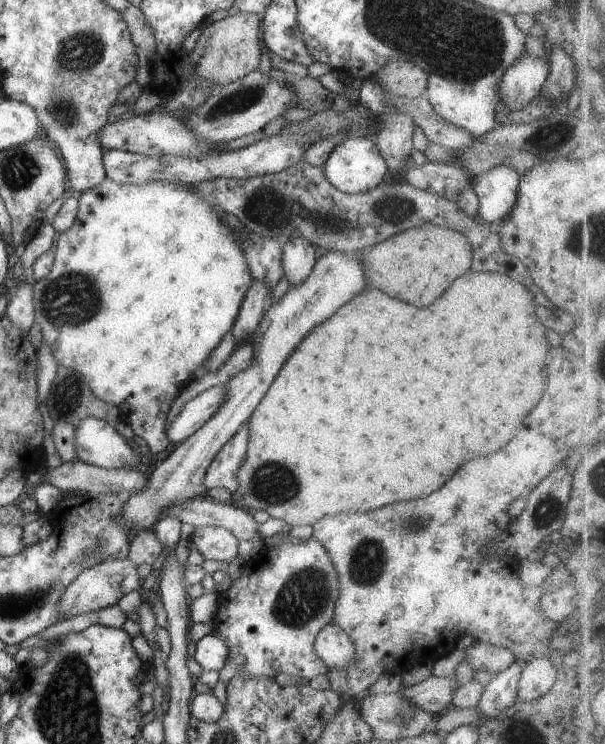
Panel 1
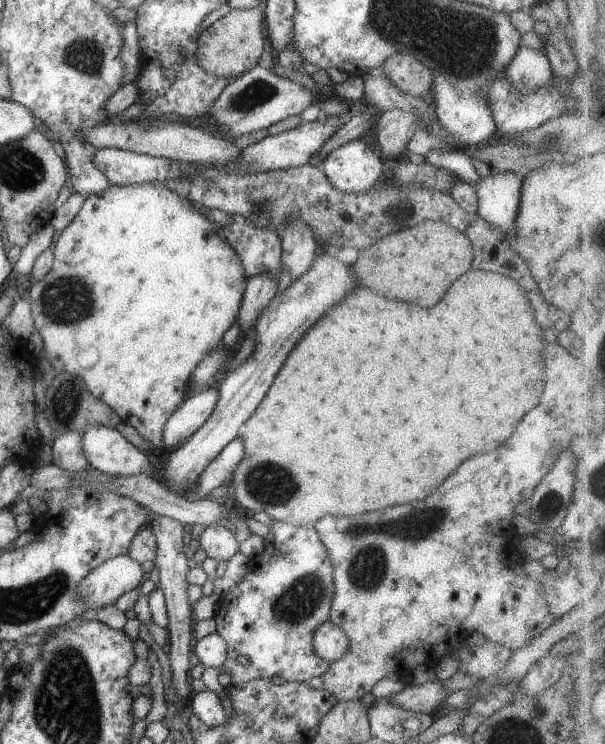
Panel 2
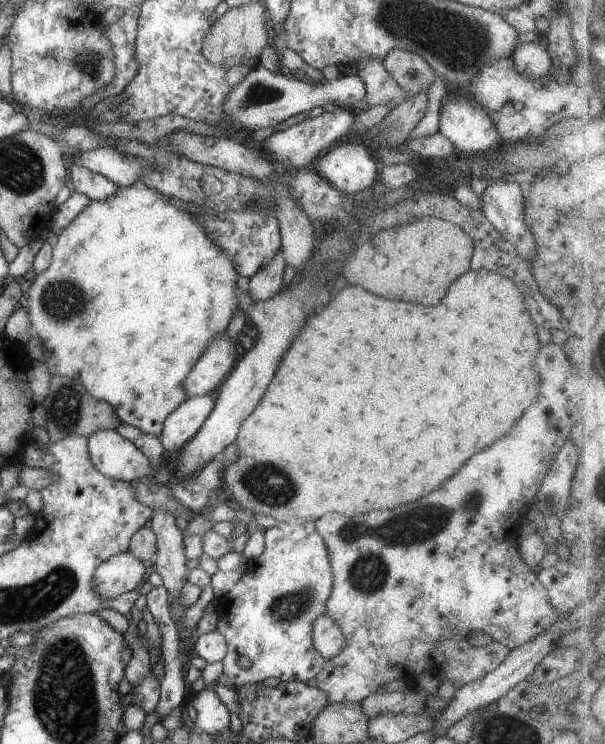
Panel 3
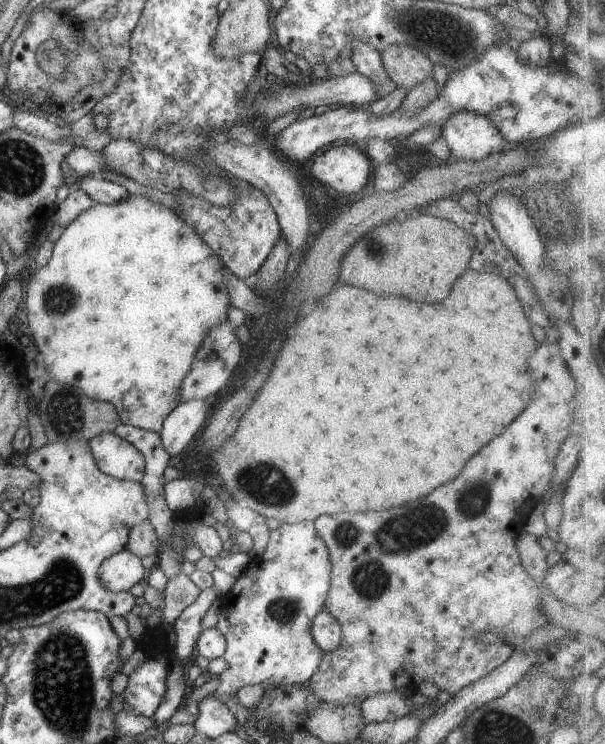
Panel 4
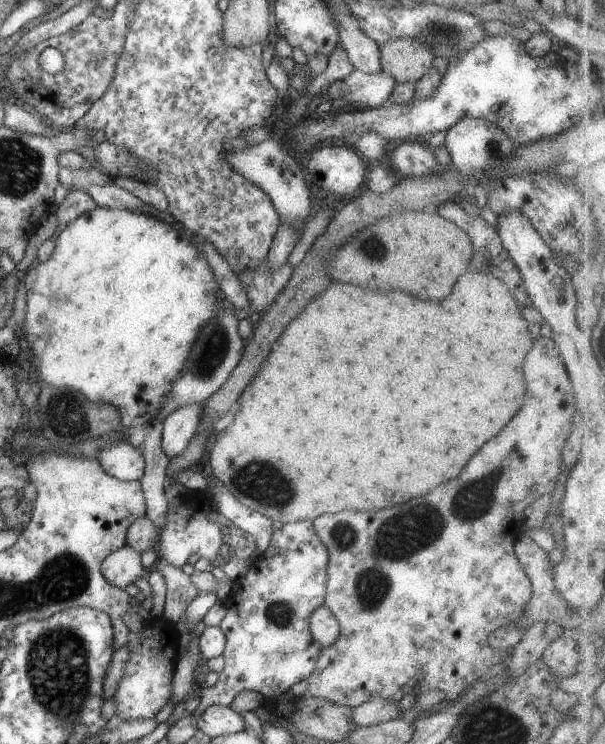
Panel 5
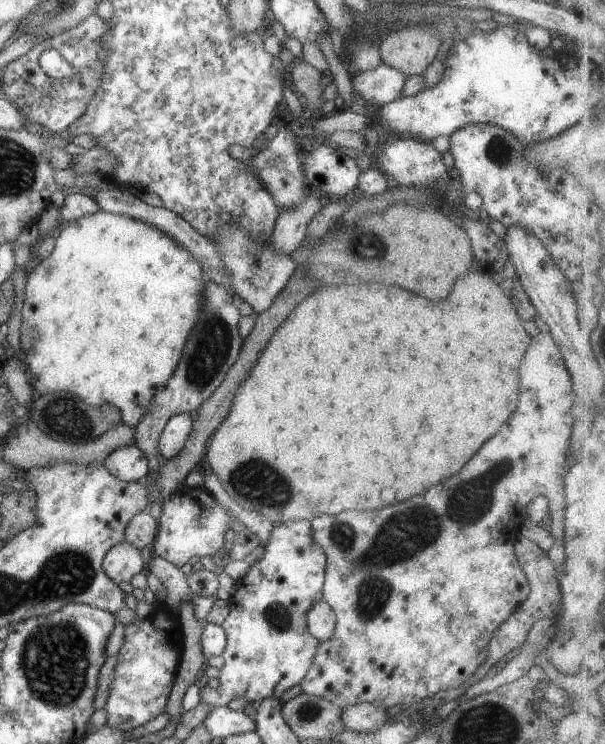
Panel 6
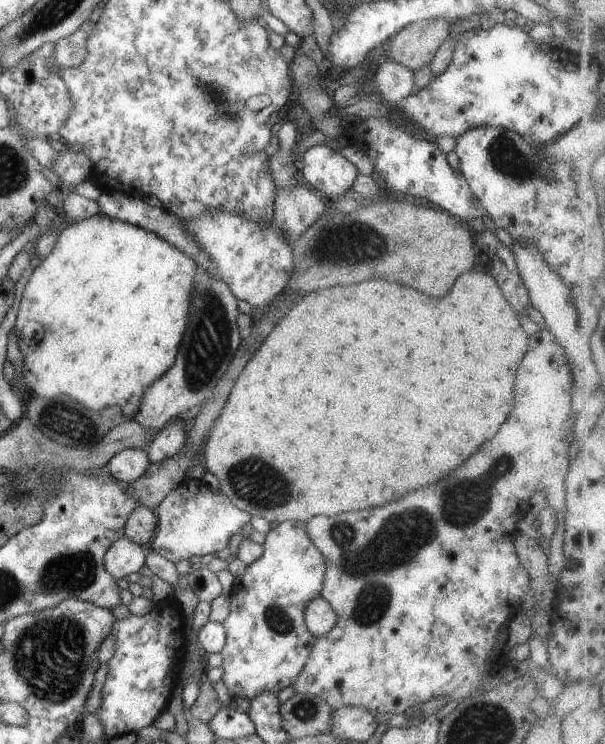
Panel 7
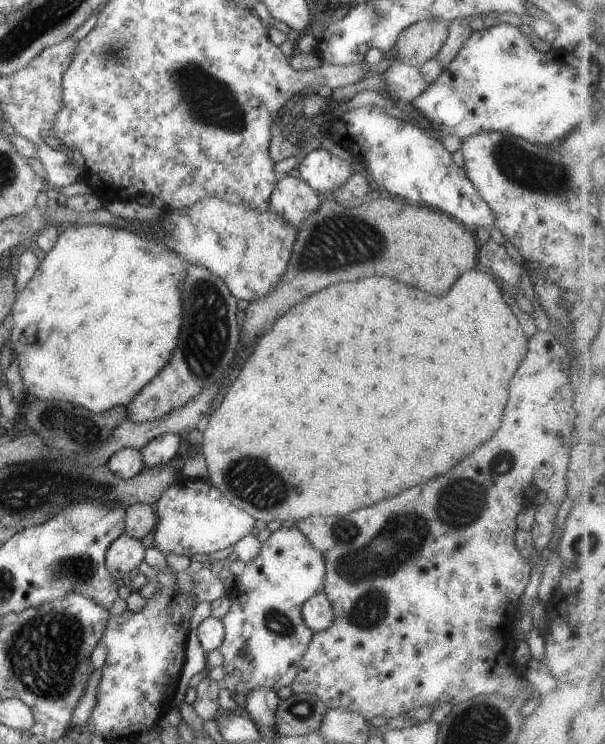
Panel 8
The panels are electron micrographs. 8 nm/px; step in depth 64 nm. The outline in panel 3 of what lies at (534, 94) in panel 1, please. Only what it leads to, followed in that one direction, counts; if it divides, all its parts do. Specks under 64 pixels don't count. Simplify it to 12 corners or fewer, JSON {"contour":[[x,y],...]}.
{"contour":[[545,40],[517,43],[512,62],[520,74],[555,74]]}

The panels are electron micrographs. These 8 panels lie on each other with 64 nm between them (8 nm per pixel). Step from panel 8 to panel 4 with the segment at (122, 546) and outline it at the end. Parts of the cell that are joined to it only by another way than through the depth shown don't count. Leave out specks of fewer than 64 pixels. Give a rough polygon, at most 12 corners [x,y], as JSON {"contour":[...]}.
{"contour":[[125,549],[106,558],[104,588],[129,592],[146,578],[142,560]]}

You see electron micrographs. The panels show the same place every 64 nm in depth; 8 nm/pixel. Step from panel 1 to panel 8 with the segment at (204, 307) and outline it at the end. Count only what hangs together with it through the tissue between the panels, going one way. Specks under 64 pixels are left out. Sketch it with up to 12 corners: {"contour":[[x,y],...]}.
{"contour":[[61,228],[18,292],[24,392],[127,407],[170,362],[190,262]]}

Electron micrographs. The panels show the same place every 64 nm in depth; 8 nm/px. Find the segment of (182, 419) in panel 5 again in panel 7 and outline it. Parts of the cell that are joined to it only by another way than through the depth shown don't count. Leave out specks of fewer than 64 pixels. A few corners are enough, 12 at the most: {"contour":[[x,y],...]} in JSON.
{"contour":[[170,420],[147,445],[154,465],[183,447],[189,423]]}

